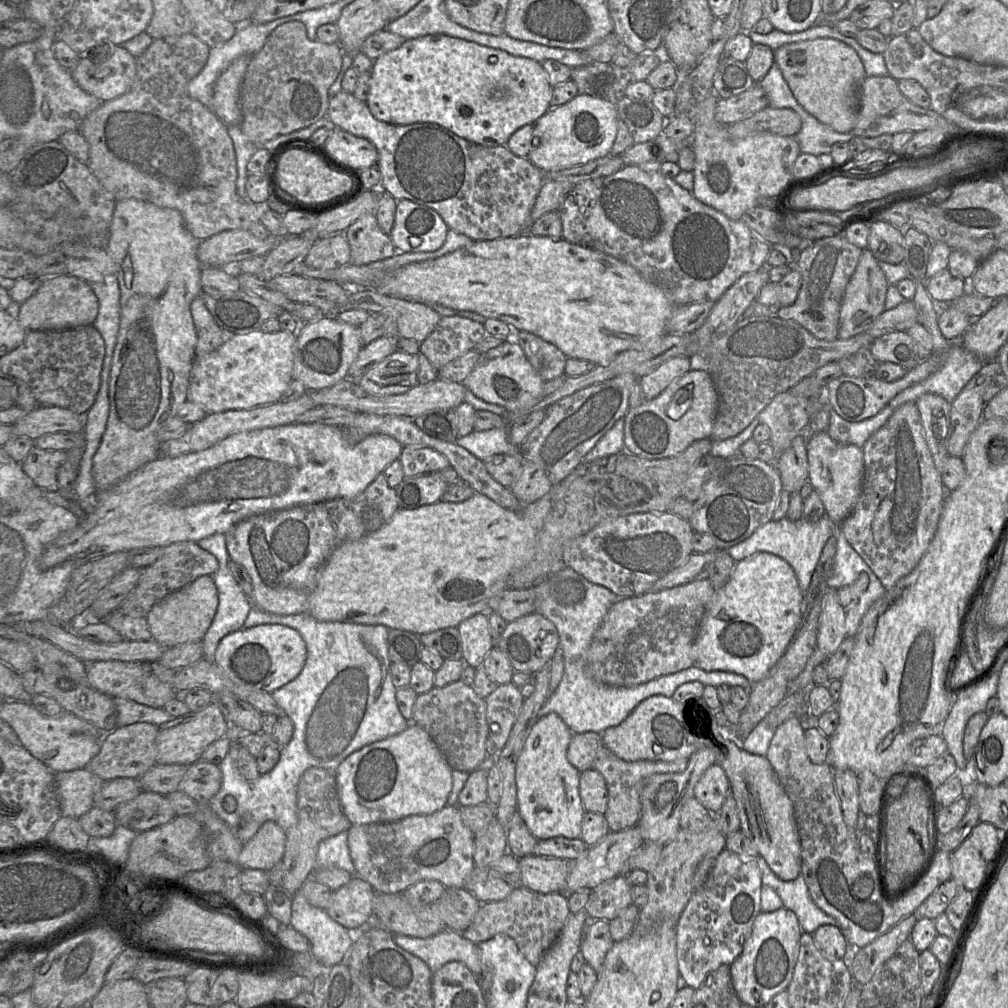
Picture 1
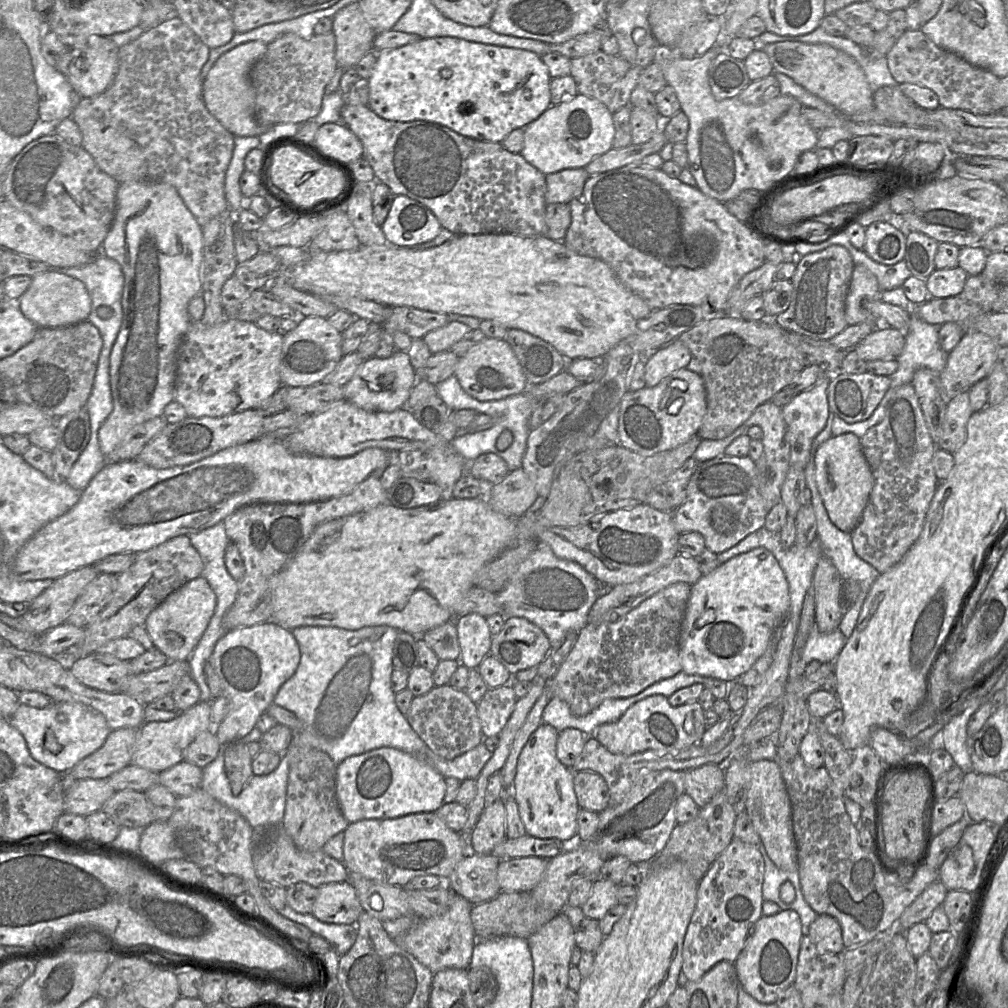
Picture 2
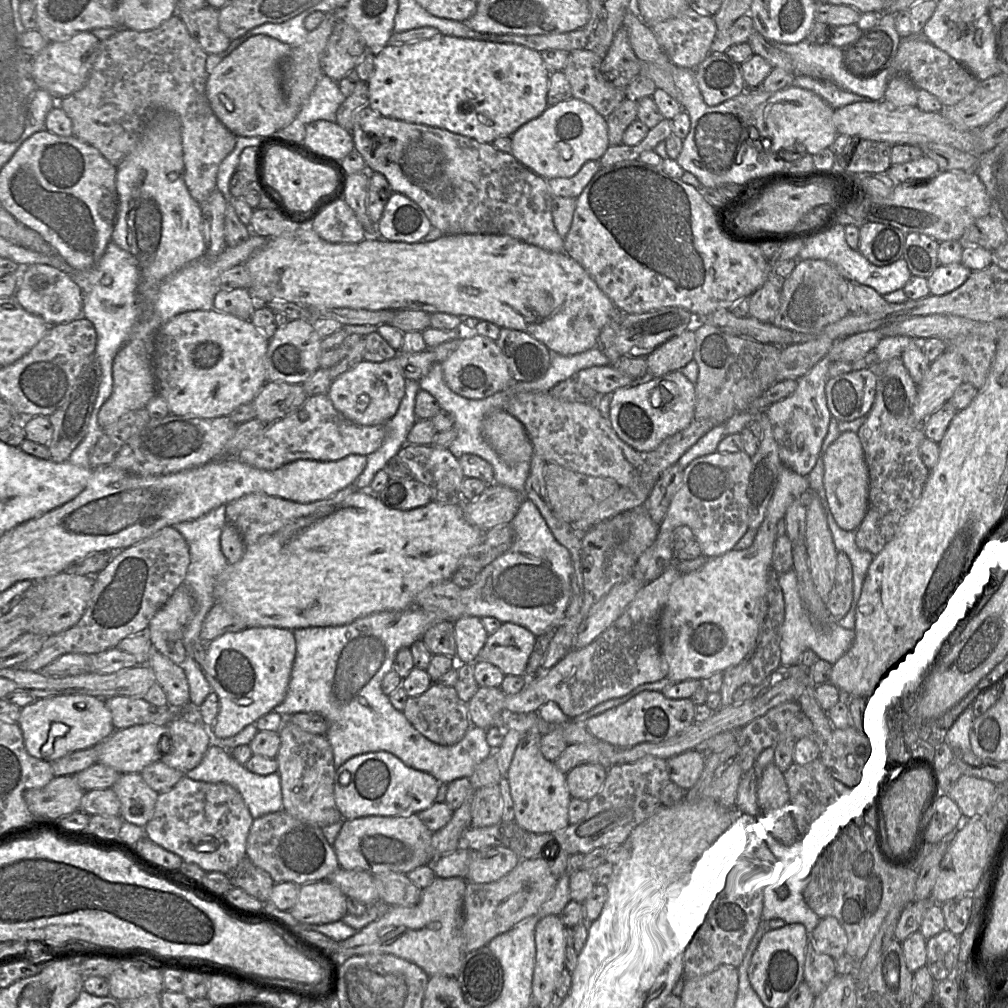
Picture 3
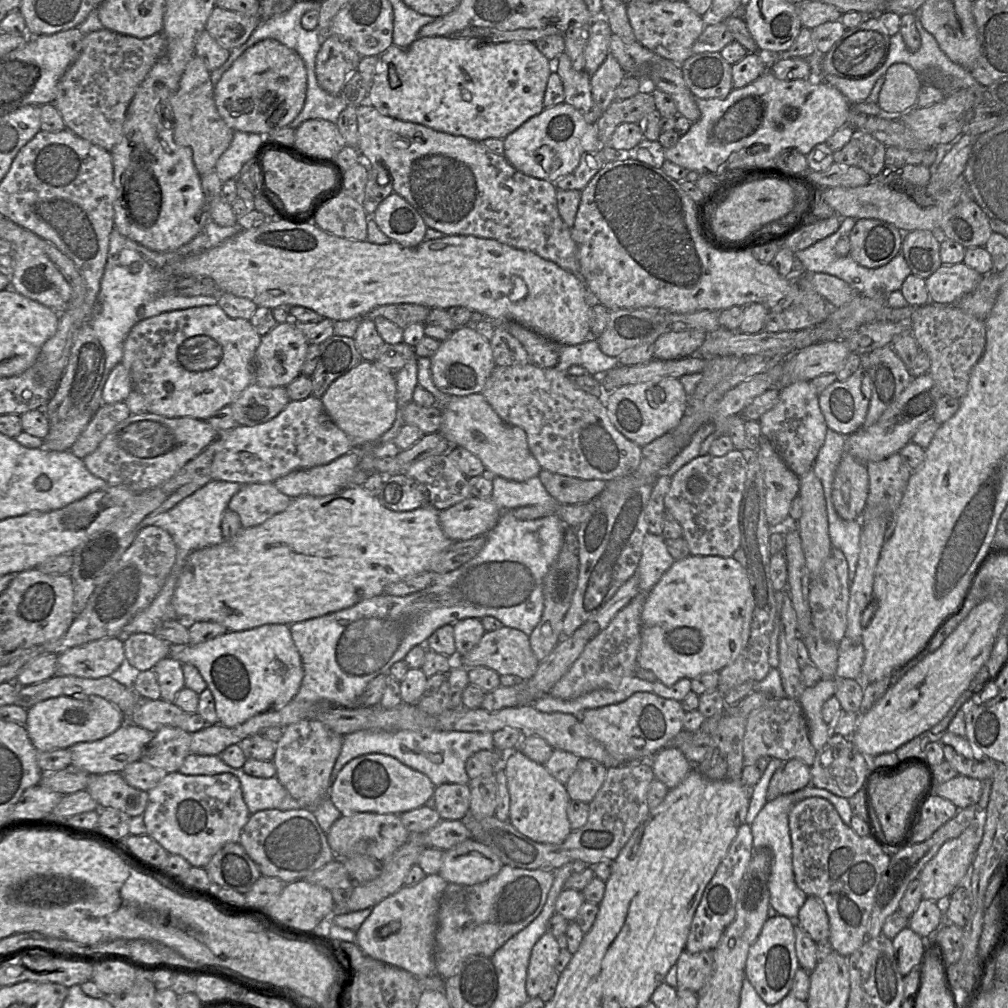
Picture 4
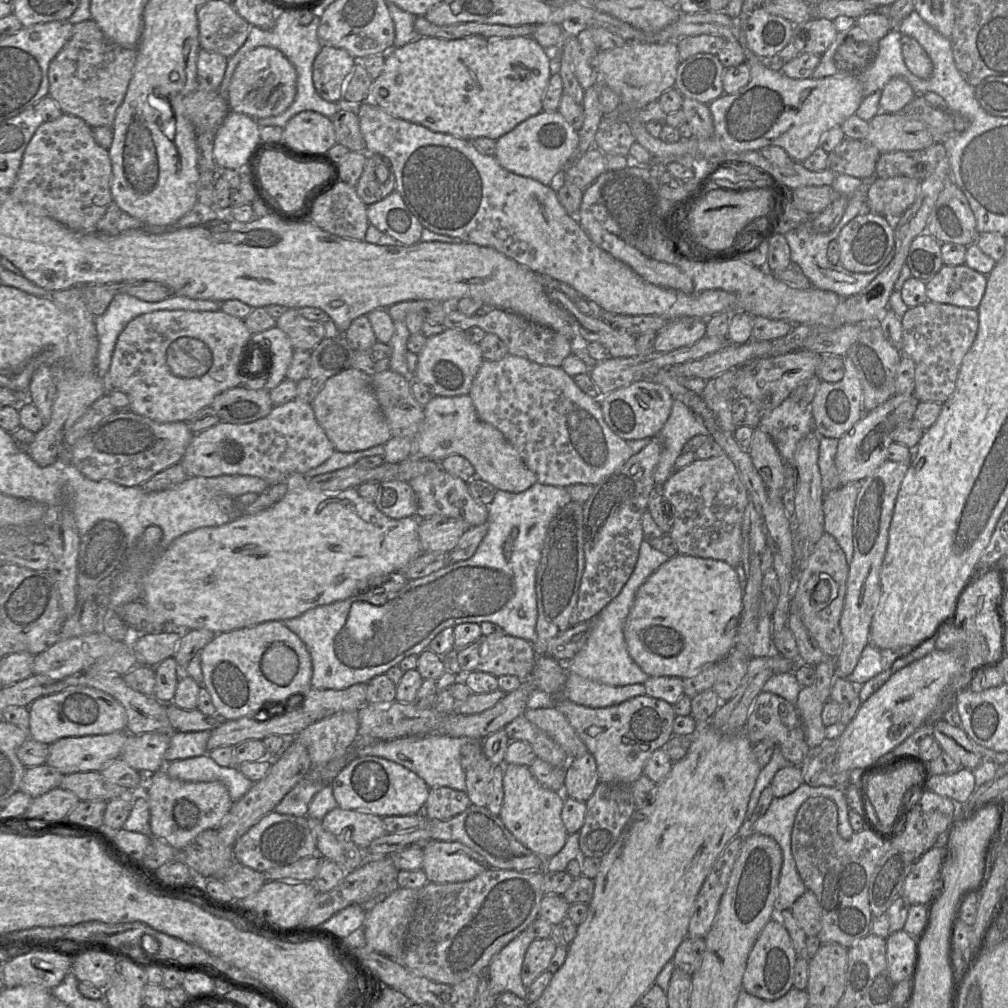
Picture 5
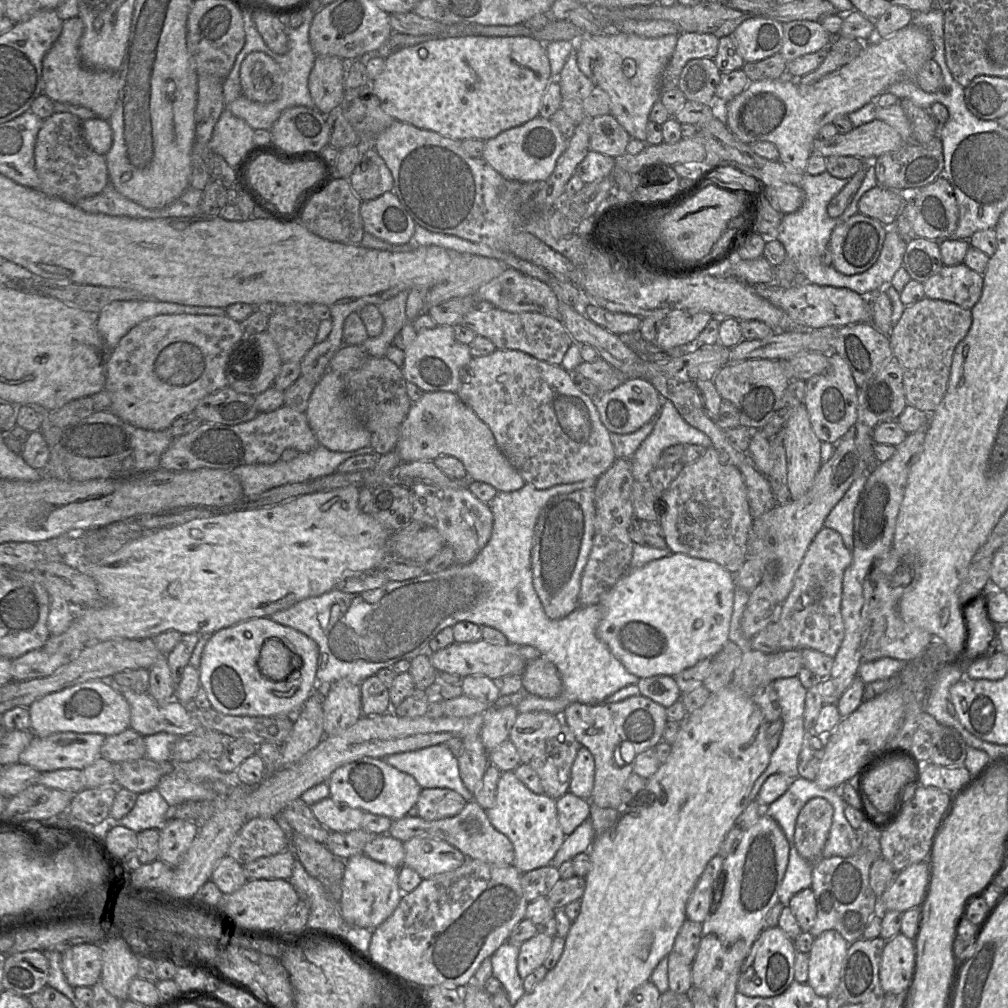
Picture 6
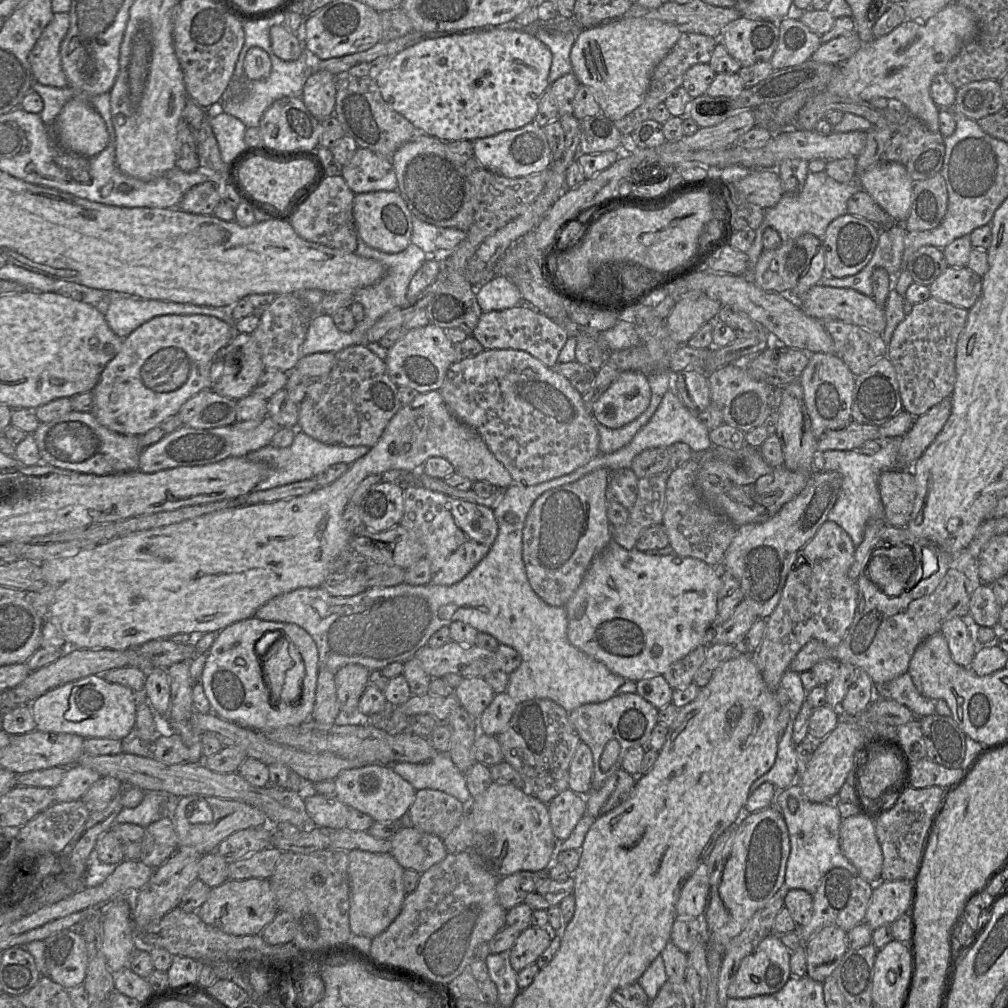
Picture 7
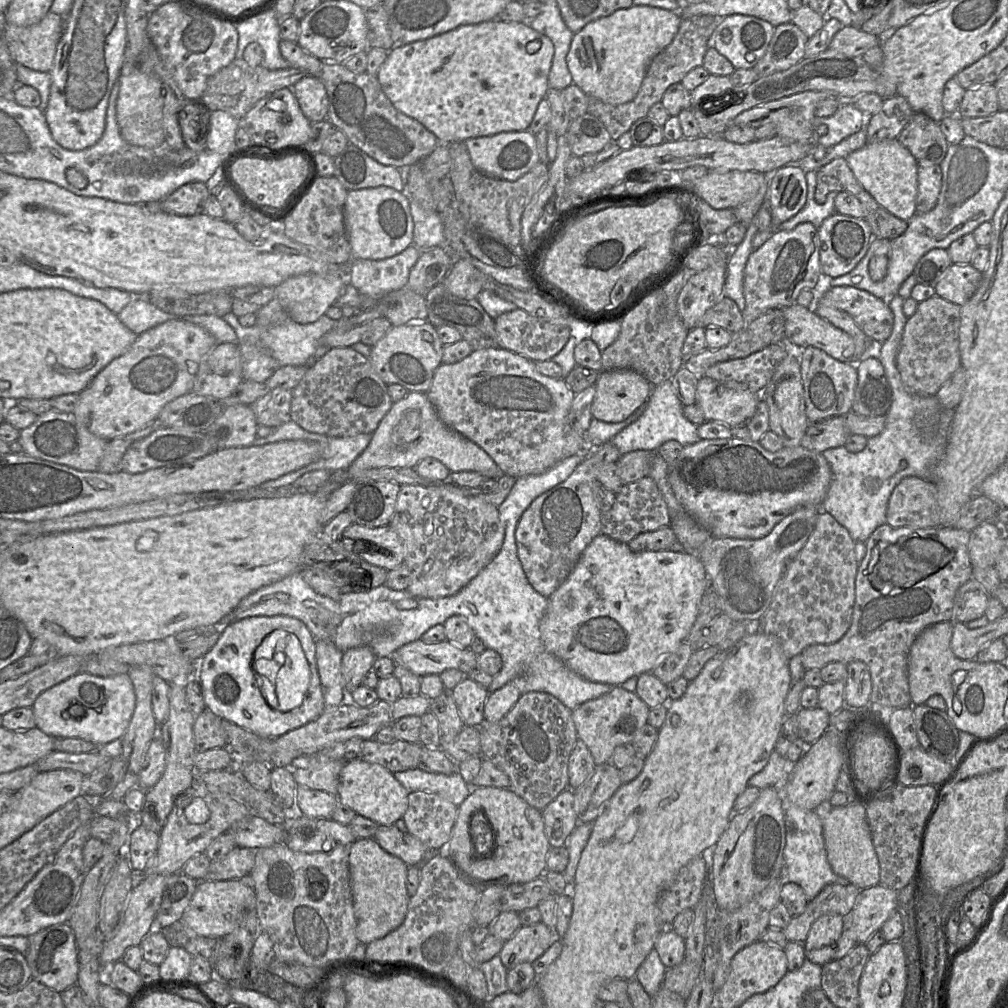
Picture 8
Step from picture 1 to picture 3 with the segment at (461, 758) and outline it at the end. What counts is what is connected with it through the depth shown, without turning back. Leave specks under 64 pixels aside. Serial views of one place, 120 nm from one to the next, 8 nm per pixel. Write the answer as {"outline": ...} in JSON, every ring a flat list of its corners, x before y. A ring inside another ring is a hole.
{"outline":[[433,683,427,691,418,696,408,697,402,711,408,721,430,741,450,746,462,740,471,727,467,703,463,702,454,687]]}

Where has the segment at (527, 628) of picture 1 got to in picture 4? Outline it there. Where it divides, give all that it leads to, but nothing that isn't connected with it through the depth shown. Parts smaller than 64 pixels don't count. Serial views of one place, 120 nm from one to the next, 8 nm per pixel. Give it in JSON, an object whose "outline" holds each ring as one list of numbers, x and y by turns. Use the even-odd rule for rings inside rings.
{"outline":[[502,626,499,630,485,632,480,642,463,656,457,657,459,665,467,669,486,667,501,675,515,675,527,681,537,671,539,661,531,650,529,637,522,631]]}

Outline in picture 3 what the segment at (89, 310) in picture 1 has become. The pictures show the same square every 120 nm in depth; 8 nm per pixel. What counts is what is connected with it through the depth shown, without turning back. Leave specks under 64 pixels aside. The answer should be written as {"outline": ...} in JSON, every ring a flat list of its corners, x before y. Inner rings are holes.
{"outline":[[44,264,20,268,19,286,15,298,27,312,40,316,49,325,71,322,83,313,83,293,79,285,65,271]]}

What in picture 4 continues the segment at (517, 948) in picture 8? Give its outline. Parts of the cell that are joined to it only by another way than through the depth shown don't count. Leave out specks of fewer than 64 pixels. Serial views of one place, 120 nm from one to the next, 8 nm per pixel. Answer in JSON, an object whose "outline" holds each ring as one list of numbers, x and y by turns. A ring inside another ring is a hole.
{"outline":[[543,934,534,944,527,968,526,993,529,998,538,997,550,976,555,972,559,945,554,936]]}

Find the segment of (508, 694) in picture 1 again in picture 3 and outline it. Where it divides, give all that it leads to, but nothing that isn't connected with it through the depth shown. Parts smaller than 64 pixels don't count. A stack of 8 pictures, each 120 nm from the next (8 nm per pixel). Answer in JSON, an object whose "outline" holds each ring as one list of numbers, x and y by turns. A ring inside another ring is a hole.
{"outline":[[479,687,467,702,471,724,488,730,498,724,504,710,506,694,499,688]]}

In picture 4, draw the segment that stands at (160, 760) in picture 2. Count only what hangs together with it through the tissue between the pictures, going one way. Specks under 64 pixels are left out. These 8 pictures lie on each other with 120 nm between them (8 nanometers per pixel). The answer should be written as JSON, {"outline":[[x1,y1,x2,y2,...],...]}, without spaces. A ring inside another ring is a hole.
{"outline":[[130,722,124,723,114,733,93,742,79,742,69,749,72,765,89,774,121,773,124,768,142,757,154,733]]}

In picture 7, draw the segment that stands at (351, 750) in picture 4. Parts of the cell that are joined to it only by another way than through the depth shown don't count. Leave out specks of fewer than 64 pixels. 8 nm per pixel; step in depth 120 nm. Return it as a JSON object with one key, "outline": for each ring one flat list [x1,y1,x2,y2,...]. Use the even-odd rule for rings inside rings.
{"outline":[[438,752,427,763,396,762,391,768,416,791,421,789,442,791,465,805,472,800,464,774,452,762,448,753]]}

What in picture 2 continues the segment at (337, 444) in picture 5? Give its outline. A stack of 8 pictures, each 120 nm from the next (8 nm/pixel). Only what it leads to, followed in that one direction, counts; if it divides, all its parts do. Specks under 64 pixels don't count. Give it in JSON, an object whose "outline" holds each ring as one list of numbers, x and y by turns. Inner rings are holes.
{"outline":[[398,351,388,358,375,356,365,360,352,376,351,380,343,386,345,400,367,411,393,412,406,404,410,392,417,381,415,370,405,351]]}

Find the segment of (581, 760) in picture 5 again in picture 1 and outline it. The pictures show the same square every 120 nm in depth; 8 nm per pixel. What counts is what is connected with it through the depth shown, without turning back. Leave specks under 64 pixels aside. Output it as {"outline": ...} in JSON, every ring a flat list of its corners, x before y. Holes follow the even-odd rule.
{"outline":[[596,770,580,772,579,794,585,811,604,814,608,791,604,777]]}

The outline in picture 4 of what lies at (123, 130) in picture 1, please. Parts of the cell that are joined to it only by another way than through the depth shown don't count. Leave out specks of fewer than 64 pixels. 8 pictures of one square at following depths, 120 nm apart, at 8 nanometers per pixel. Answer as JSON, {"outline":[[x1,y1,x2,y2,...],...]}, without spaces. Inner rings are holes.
{"outline":[[106,28,86,34,78,58,57,86,54,104,66,128,111,152,122,138,126,113,138,86,166,49,167,40,162,32,146,38,136,38],[193,56,187,64,178,89,170,94,169,105,174,123,174,141,192,149,193,162,200,176,214,170,217,160,230,146,234,130,217,110,210,72,198,56]]}

